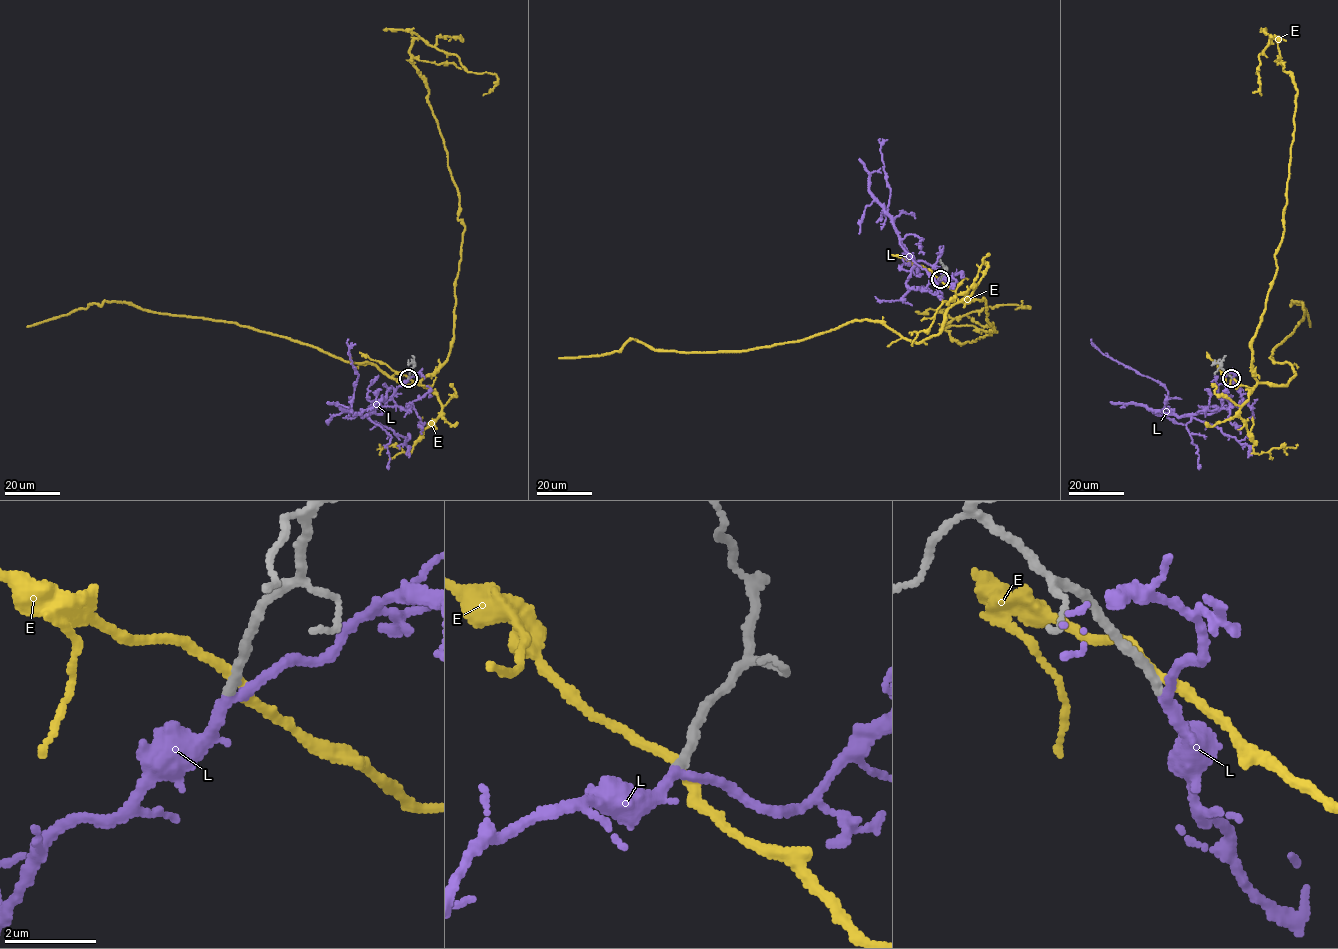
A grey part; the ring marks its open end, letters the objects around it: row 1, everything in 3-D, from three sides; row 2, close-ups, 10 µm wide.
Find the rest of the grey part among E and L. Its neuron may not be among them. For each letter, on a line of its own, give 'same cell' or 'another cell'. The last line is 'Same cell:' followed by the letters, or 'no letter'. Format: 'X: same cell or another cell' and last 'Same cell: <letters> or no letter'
E: another cell
L: same cell
Same cell: L

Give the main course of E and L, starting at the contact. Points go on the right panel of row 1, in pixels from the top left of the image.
E: (1231, 377), (1254, 387), (1256, 382), (1251, 341), (1284, 228), (1297, 88), (1275, 39), (1259, 55), (1261, 95)
L: (1231, 378), (1241, 406), (1208, 414), (1166, 414), (1164, 386), (1103, 354), (1090, 339)

